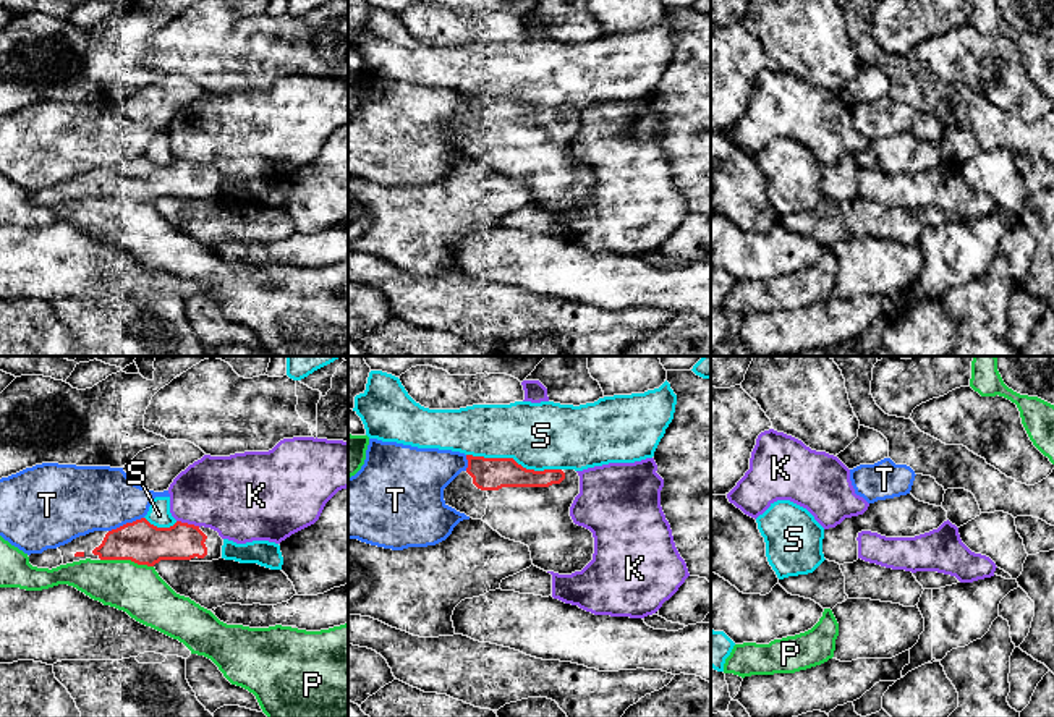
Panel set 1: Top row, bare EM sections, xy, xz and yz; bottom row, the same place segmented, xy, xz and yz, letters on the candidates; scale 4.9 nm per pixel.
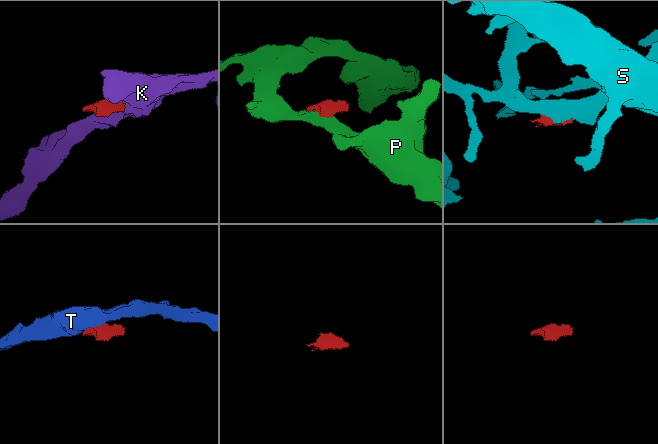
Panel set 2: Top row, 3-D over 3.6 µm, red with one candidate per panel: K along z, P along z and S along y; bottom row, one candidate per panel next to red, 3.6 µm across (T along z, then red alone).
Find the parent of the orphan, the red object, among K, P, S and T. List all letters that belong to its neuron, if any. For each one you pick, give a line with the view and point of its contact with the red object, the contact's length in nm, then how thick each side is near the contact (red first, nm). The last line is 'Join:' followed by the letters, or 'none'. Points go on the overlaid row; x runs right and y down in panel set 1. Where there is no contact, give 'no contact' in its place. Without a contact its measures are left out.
Join: none

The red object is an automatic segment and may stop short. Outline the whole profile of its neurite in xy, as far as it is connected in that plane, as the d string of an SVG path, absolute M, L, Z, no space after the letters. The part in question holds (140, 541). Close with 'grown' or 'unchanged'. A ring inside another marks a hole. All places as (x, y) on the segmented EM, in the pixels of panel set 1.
M146 518L126 523L112 531L94 531L79 536L71 542L57 549L47 549L42 554L31 554L29 563L37 568L57 568L60 565L79 560L131 560L138 565L154 566L160 560L191 560L191 562L212 562L222 558L223 539L217 531L204 526L194 526L176 521L170 528L157 528Z; grown

